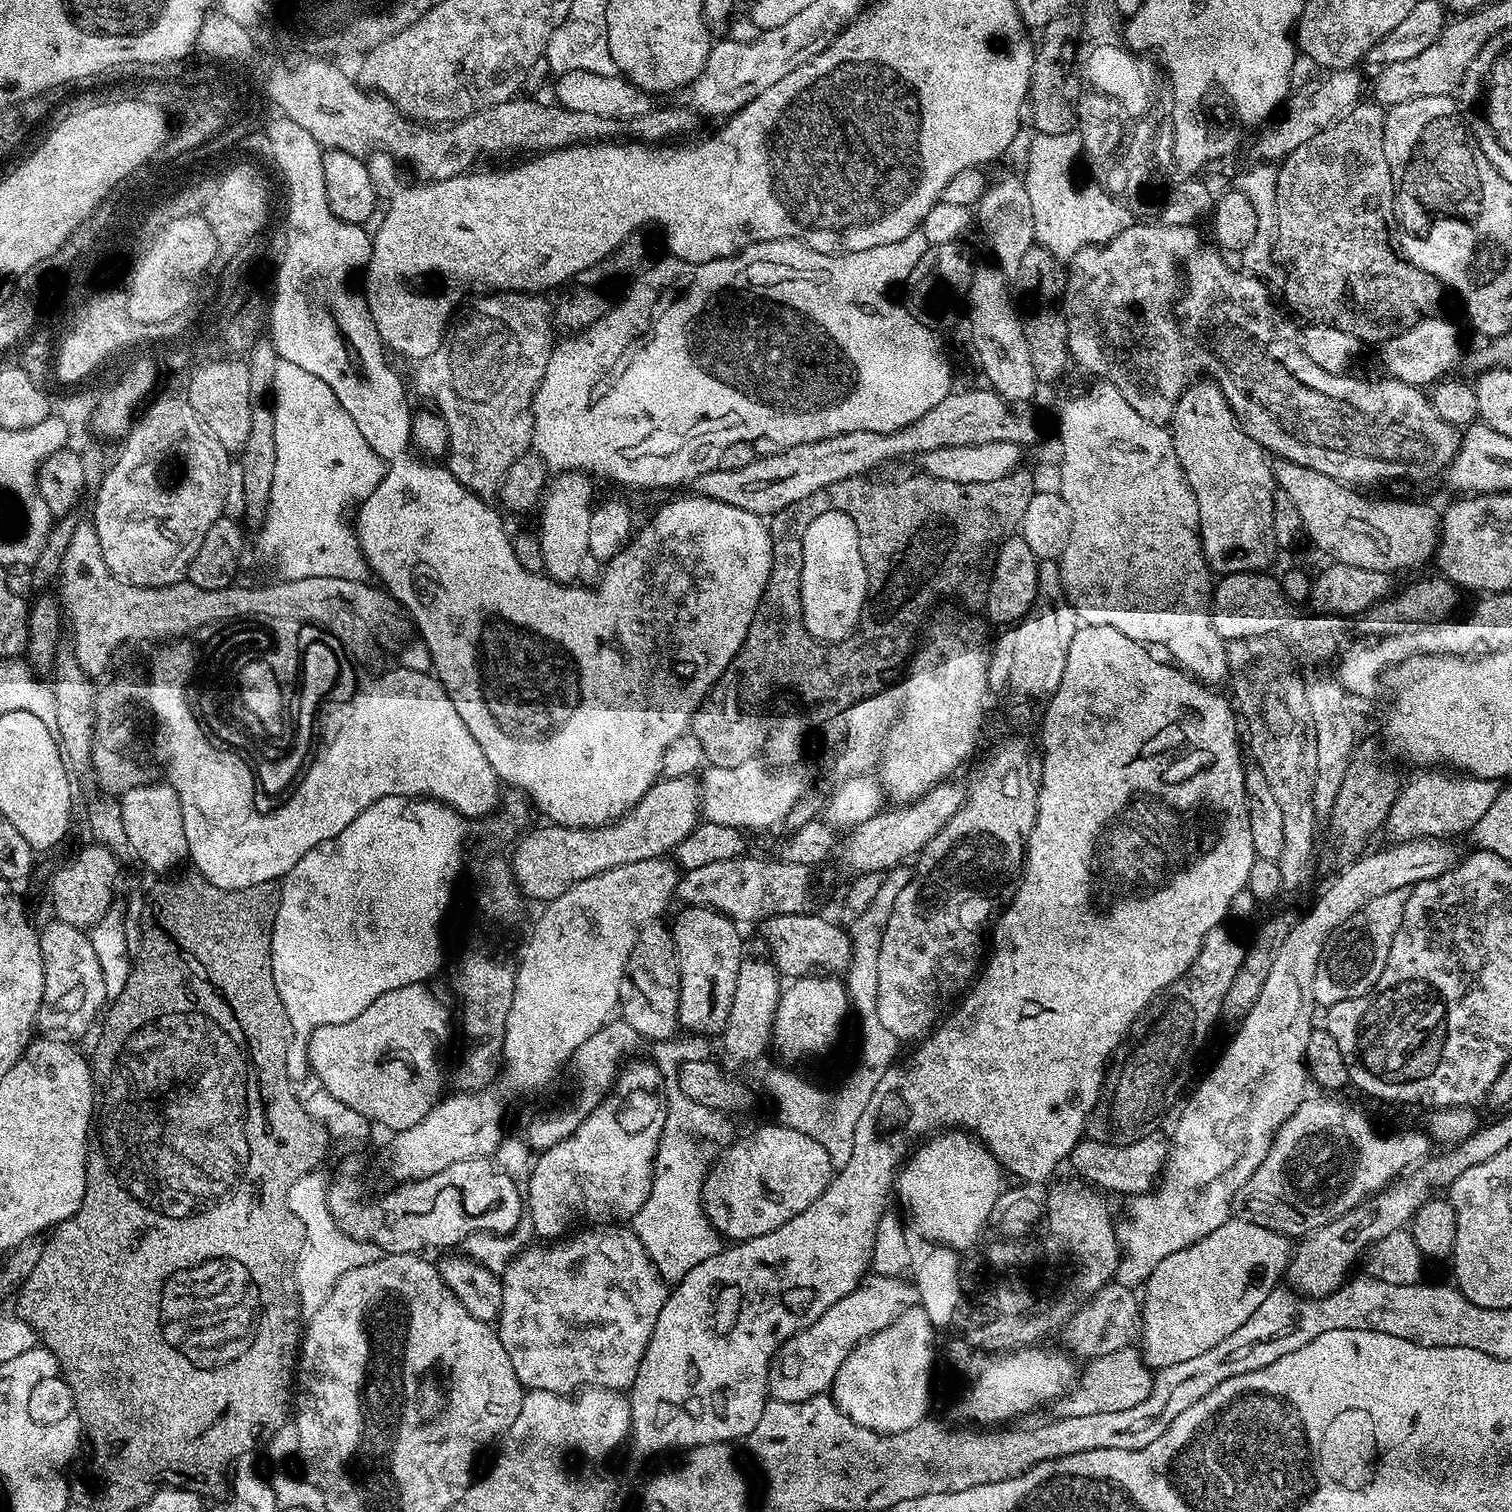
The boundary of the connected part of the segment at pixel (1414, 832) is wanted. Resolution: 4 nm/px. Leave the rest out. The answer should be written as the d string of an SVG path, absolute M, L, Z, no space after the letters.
M1448 770L1423 772L1426 773L1399 789L1385 818L1383 827L1393 836L1396 844L1429 838L1450 838L1450 835L1464 831L1467 833L1489 810L1498 793L1495 780L1480 780L1477 776L1453 774Z

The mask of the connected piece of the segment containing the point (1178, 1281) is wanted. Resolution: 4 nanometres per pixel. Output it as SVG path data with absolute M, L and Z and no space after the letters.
M1229 1218L1224 1225L1206 1234L1206 1238L1162 1258L1162 1262L1152 1267L1152 1273L1146 1281L1148 1289L1142 1293L1138 1352L1144 1363L1151 1369L1159 1370L1174 1363L1189 1361L1198 1354L1206 1354L1206 1350L1214 1350L1214 1346L1238 1330L1258 1310L1269 1292L1277 1287L1276 1279L1285 1275L1293 1251L1293 1241L1288 1241L1282 1233L1264 1224L1255 1224L1252 1220Z

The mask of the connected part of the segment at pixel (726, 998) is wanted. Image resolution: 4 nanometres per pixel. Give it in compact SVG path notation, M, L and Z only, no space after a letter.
M684 906L681 909L676 925L670 928L679 959L679 1015L686 1018L691 1012L696 1012L695 1031L716 1034L725 1025L735 994L742 959L740 932L736 929L739 927L729 917L722 915L721 912L715 912L712 908Z

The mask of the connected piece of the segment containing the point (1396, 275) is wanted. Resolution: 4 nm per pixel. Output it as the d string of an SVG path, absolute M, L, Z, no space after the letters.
M1361 102L1354 108L1348 109L1344 116L1339 116L1331 124L1324 128L1317 129L1314 138L1306 138L1298 150L1294 150L1289 156L1284 157L1279 165L1276 188L1276 214L1277 234L1275 255L1284 259L1286 267L1292 271L1292 276L1296 279L1296 288L1300 291L1300 296L1304 299L1303 316L1305 321L1326 324L1336 327L1344 332L1352 333L1356 338L1363 339L1366 335L1374 336L1378 342L1382 342L1392 335L1396 330L1403 330L1416 324L1421 318L1429 317L1437 311L1440 304L1440 292L1442 285L1431 273L1424 271L1419 263L1407 264L1398 253L1392 249L1392 244L1388 241L1388 219L1391 221L1394 216L1394 201L1396 190L1392 187L1392 175L1390 174L1390 162L1386 158L1384 149L1384 113L1385 109L1375 102Z

